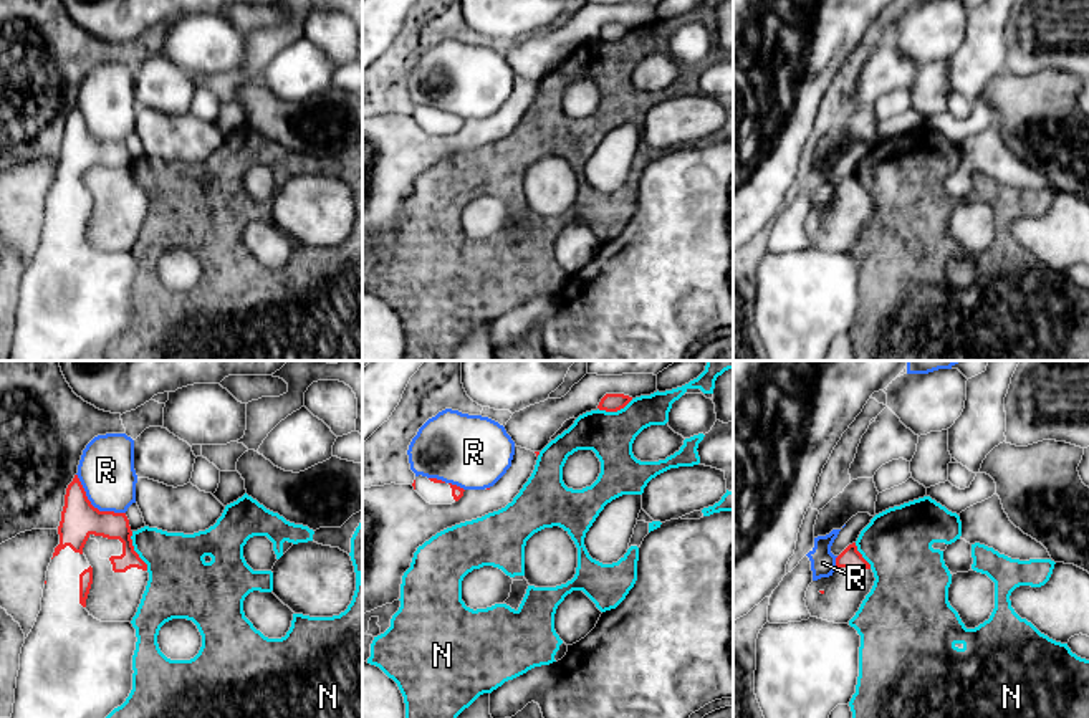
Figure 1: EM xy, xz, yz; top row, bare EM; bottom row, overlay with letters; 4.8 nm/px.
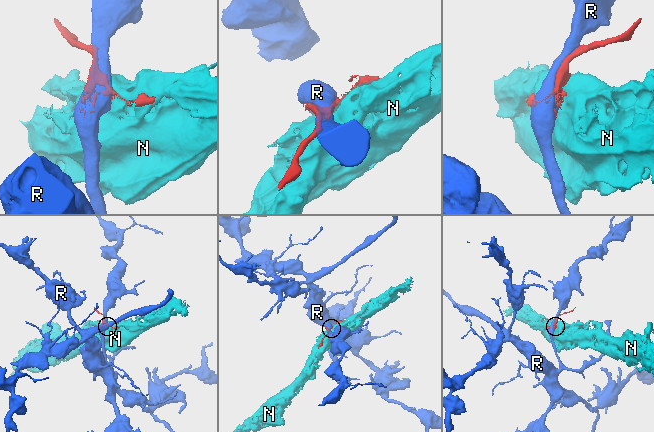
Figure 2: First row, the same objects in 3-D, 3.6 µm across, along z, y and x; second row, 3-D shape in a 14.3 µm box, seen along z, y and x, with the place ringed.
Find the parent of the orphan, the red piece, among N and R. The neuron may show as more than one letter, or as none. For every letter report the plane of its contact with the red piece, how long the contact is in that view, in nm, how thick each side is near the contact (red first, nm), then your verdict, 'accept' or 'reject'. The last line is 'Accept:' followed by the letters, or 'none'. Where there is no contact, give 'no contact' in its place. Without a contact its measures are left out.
N: xy | 200 nm | 130/300 nm | reject
R: xy | 300 nm | 180/280 nm | reject
Accept: none

